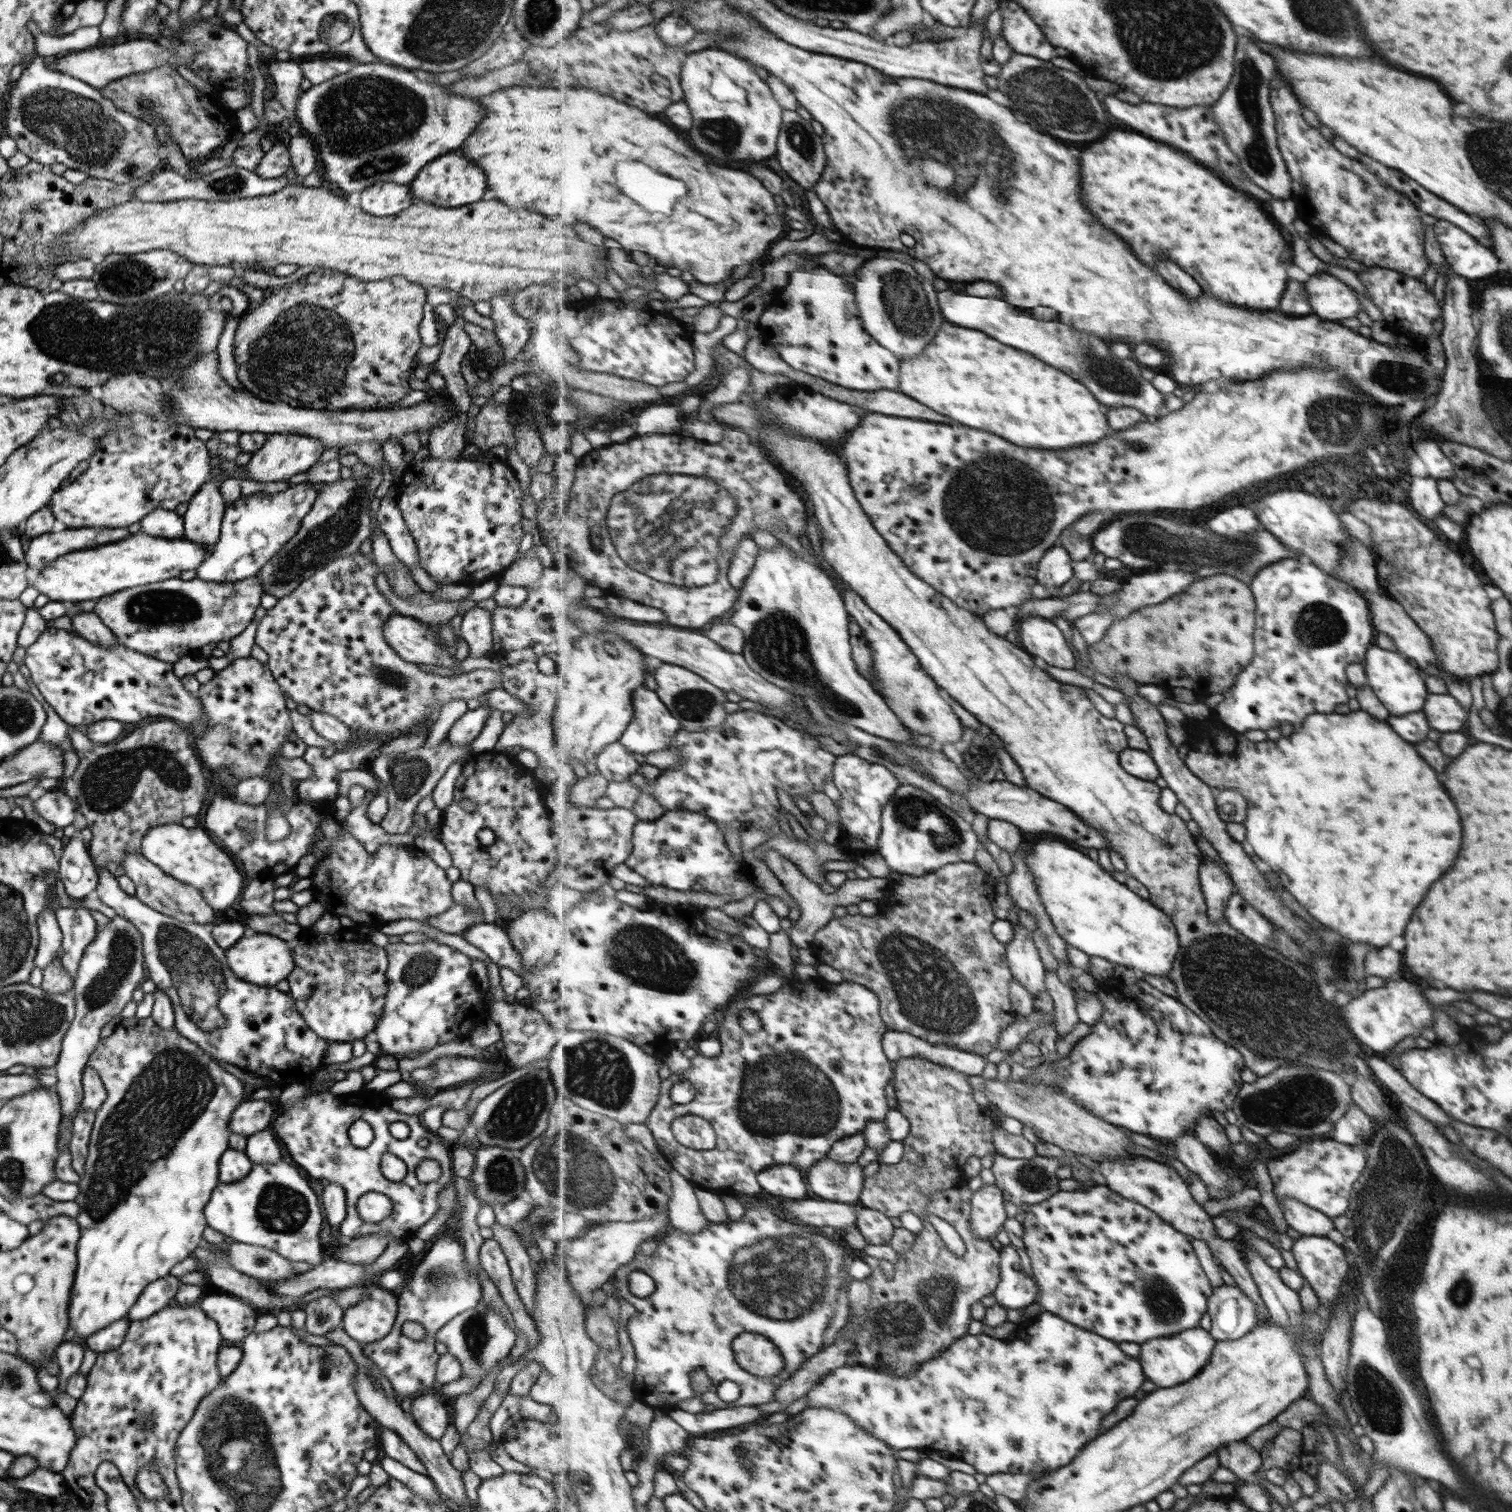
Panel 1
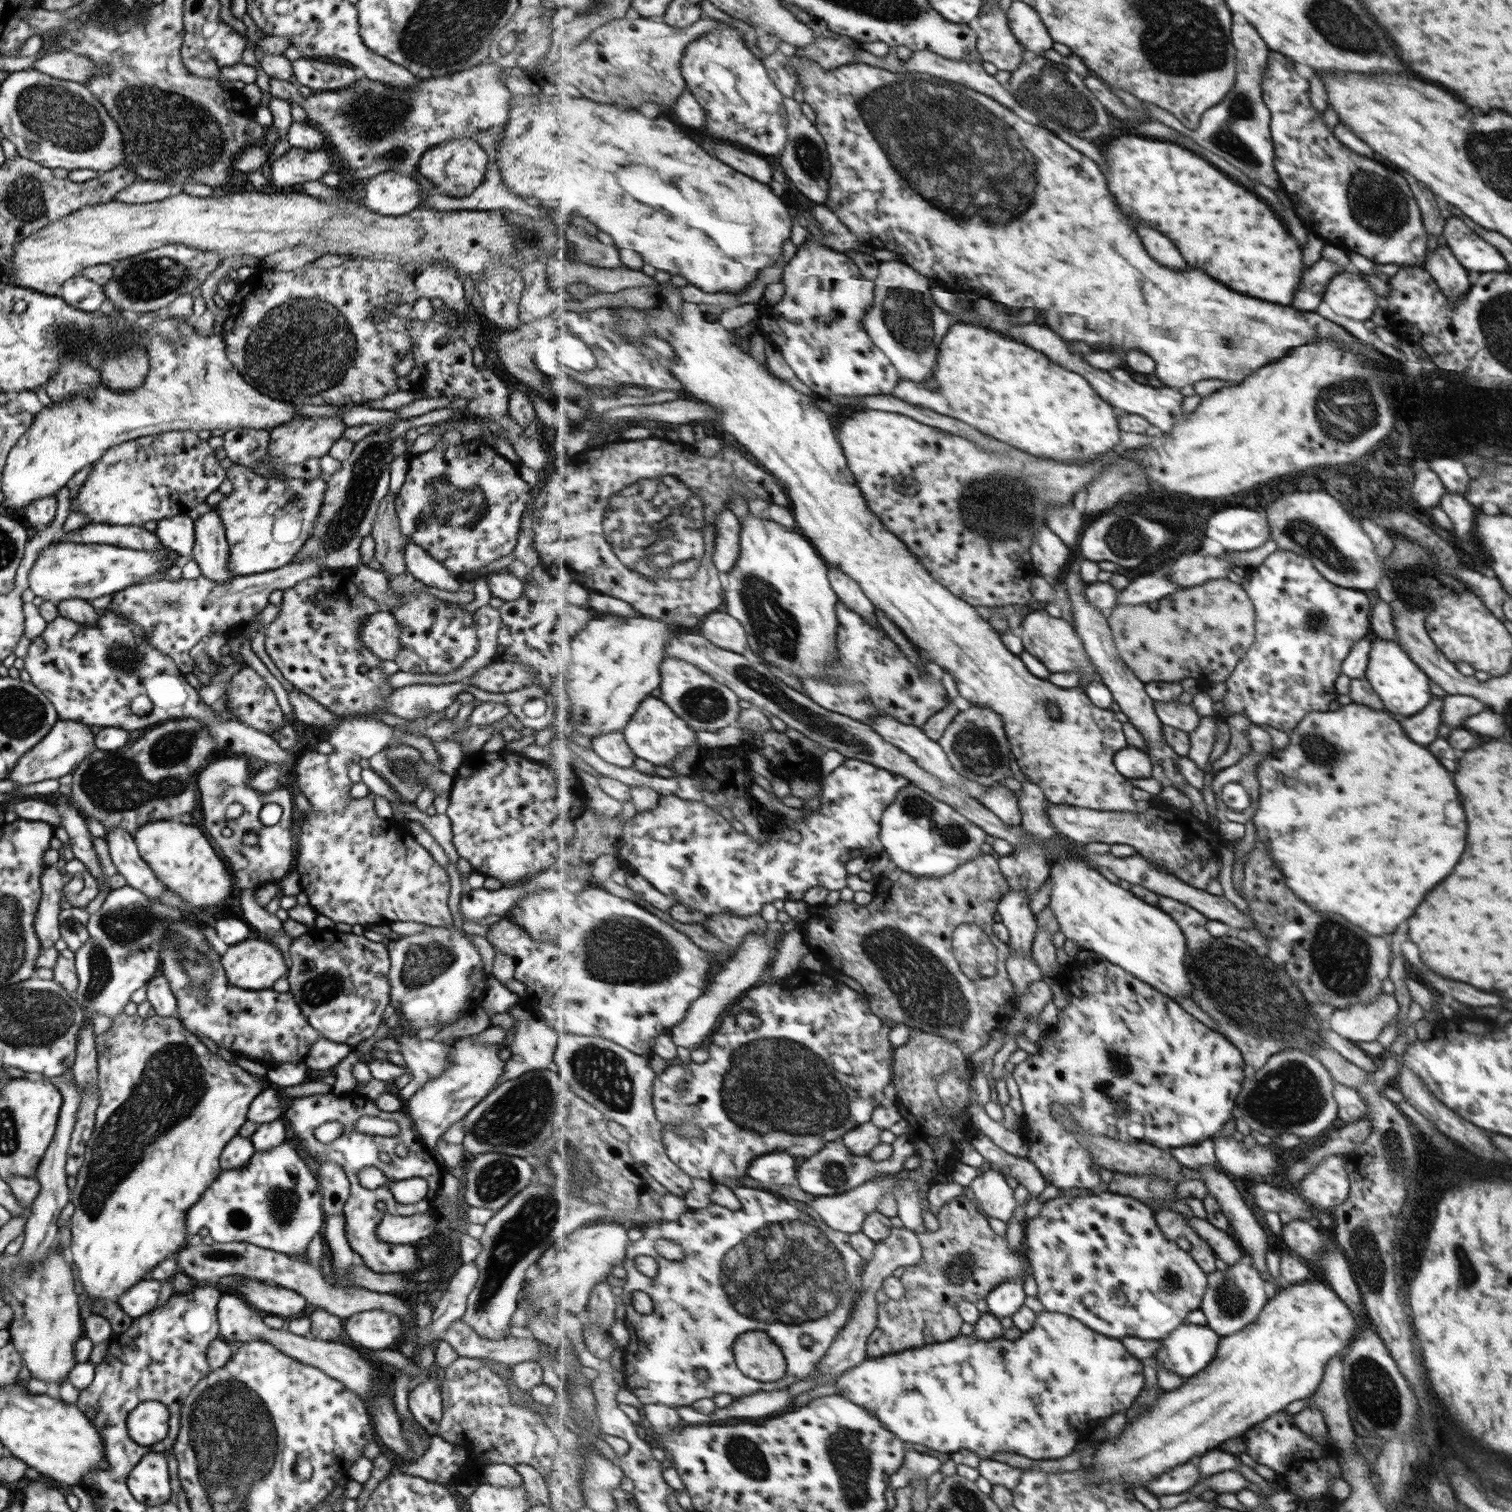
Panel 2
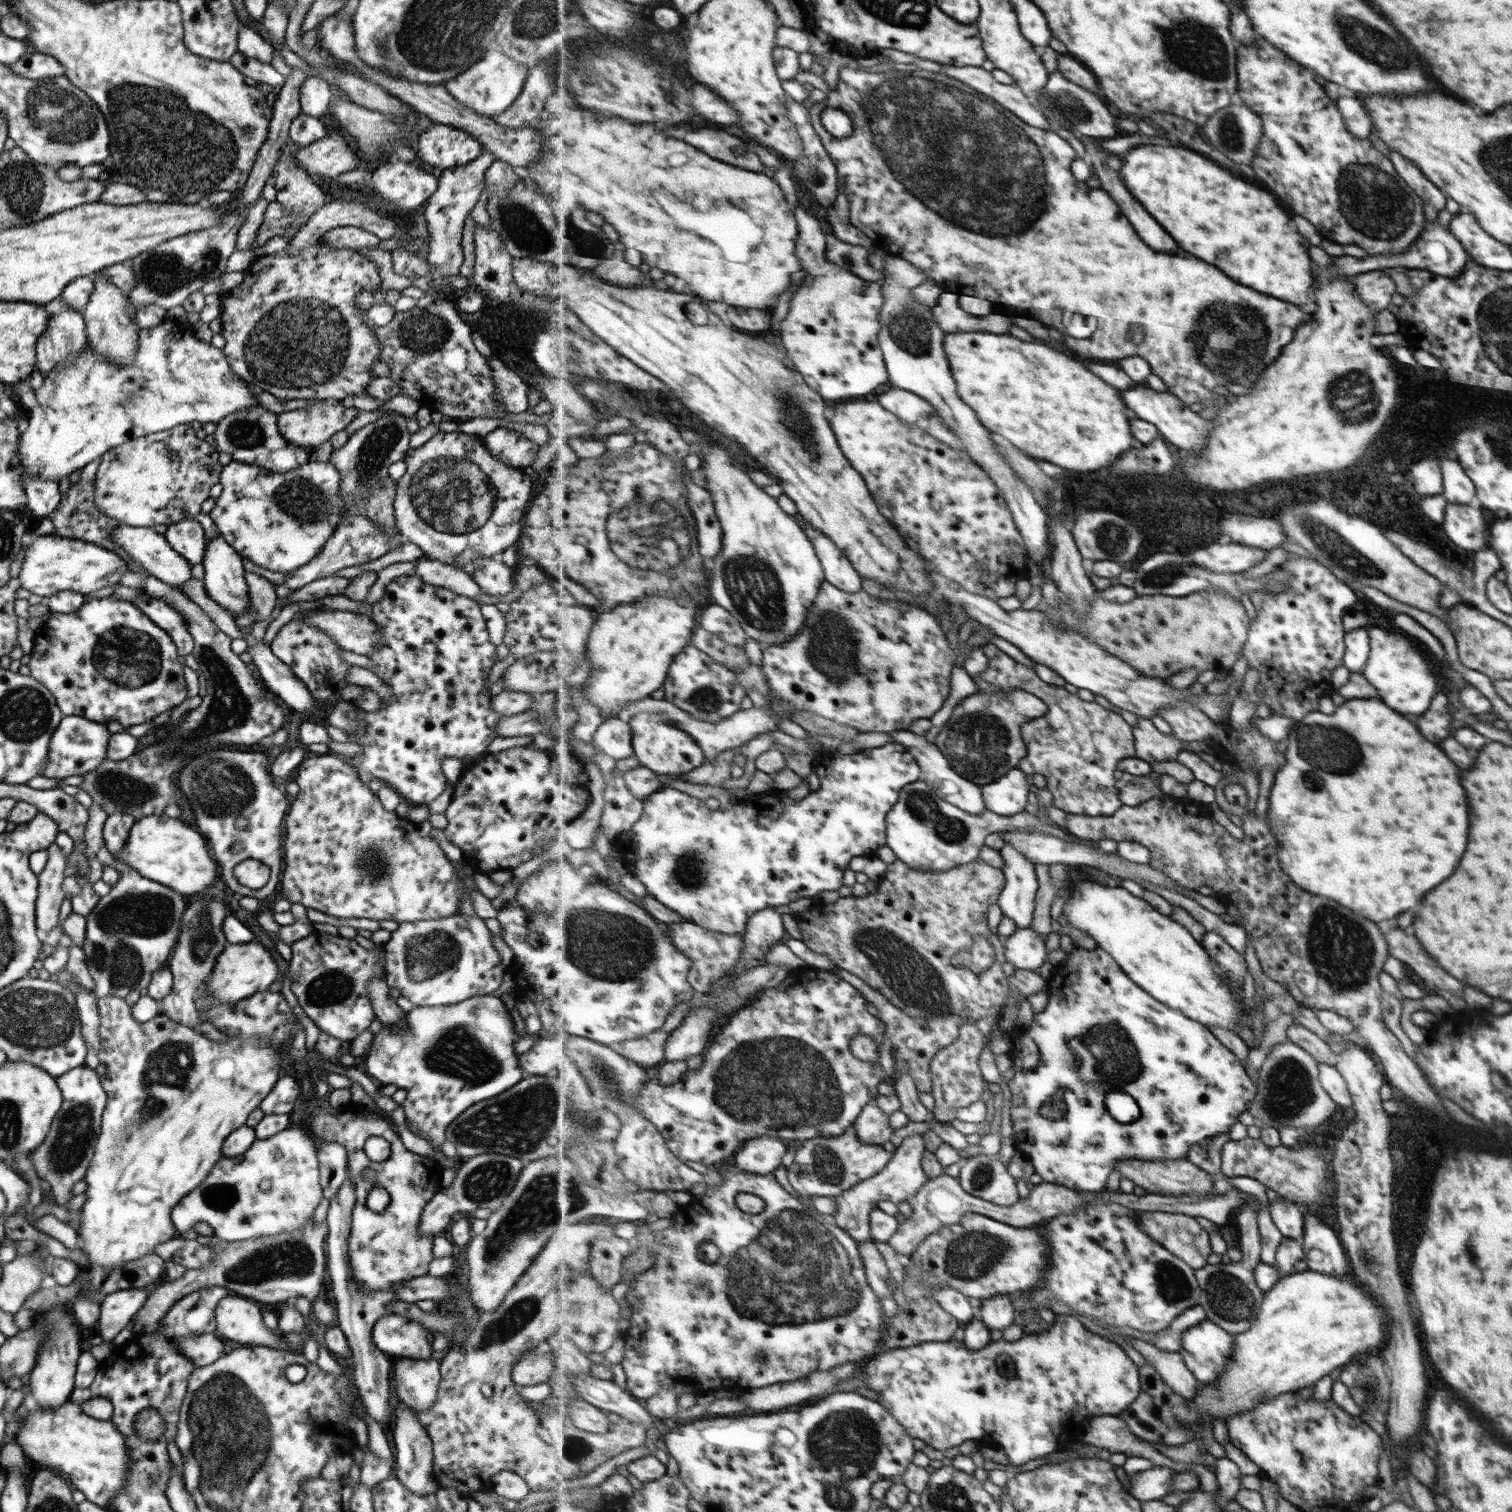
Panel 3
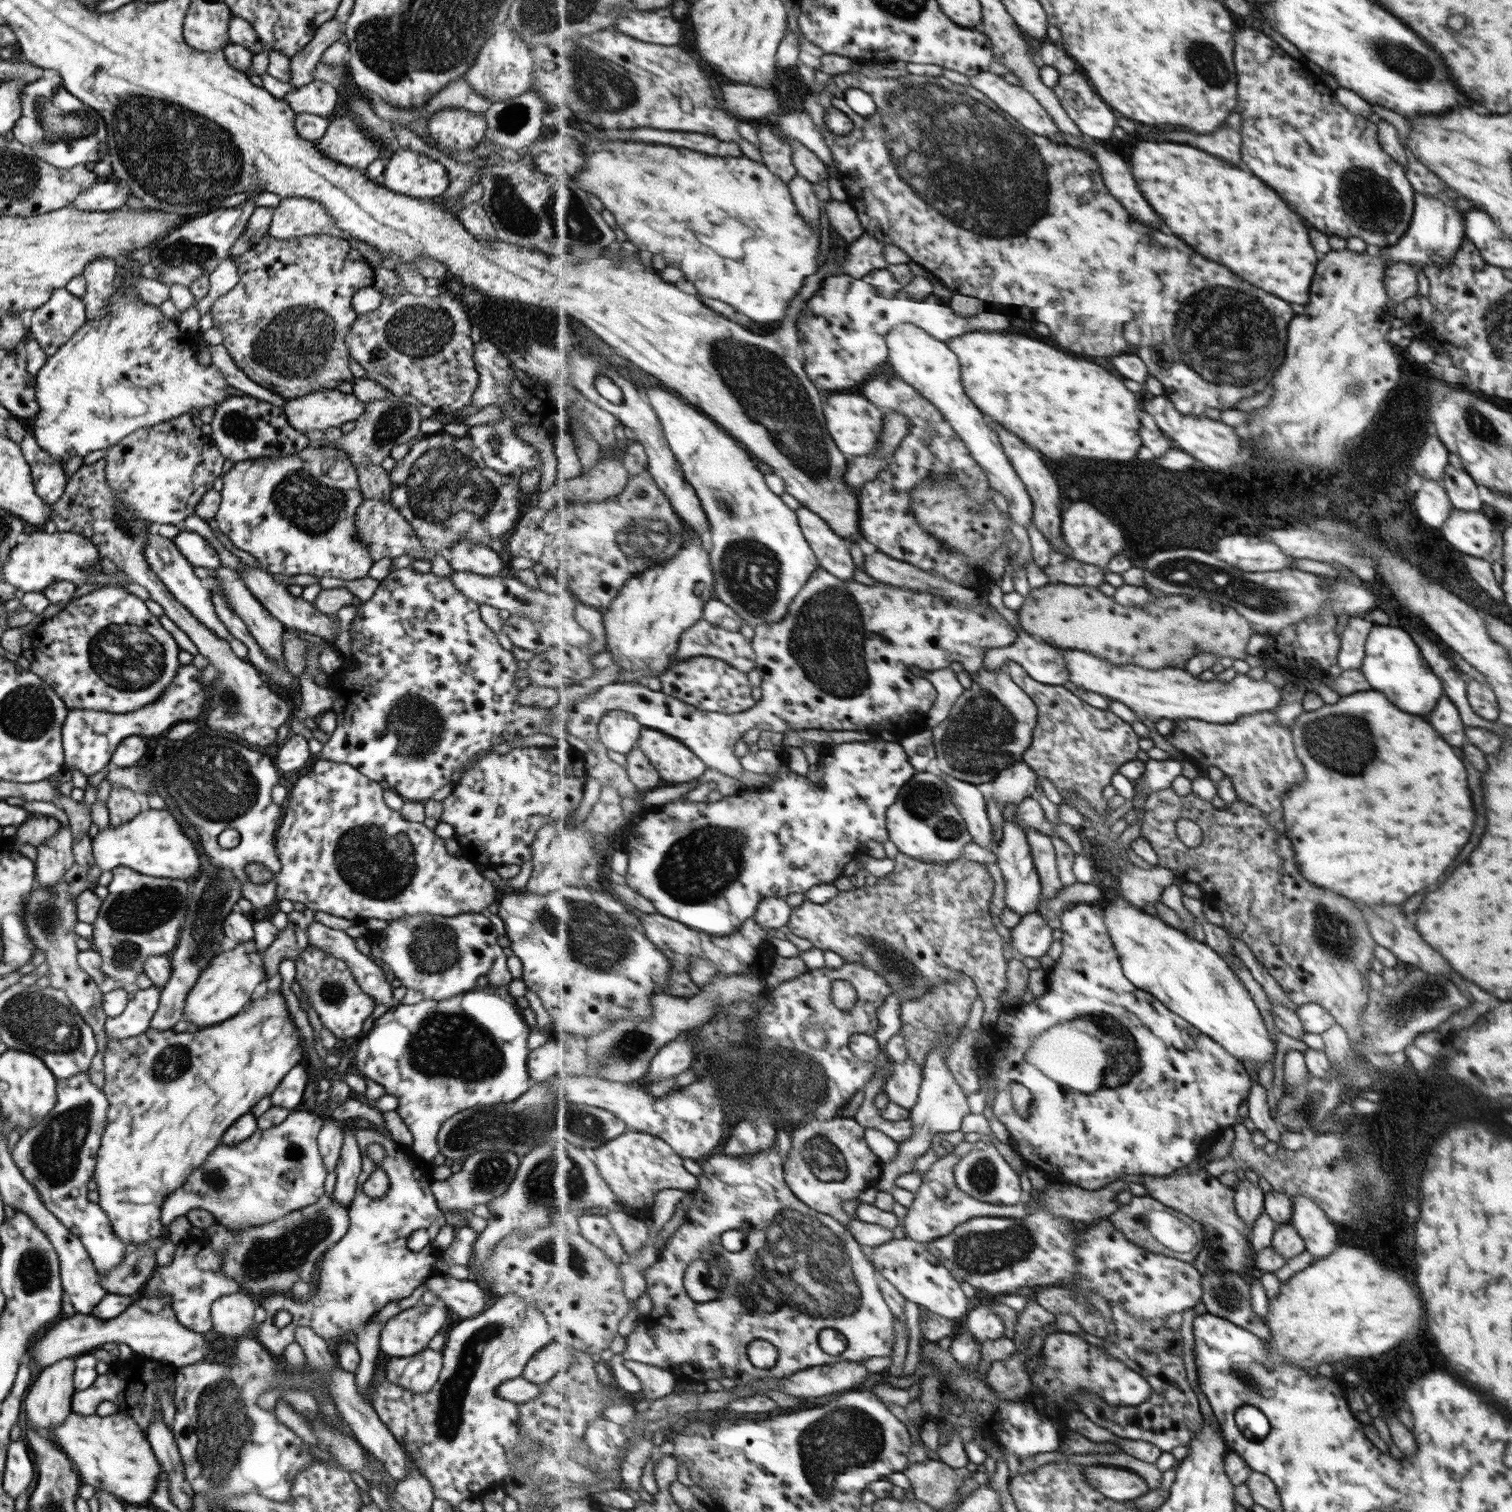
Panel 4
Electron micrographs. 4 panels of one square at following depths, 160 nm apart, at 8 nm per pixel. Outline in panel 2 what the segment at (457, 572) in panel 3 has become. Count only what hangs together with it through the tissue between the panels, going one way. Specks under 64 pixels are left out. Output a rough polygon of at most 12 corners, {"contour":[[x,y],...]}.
{"contour":[[405,542],[406,571],[425,586],[459,590],[460,576],[414,542]]}

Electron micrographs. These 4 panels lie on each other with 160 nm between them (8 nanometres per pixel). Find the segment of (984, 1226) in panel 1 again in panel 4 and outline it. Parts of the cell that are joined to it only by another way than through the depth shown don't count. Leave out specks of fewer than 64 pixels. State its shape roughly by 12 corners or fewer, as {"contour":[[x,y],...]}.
{"contour":[[990,1142],[961,1158],[965,1194],[996,1205],[1026,1197],[1019,1174]]}

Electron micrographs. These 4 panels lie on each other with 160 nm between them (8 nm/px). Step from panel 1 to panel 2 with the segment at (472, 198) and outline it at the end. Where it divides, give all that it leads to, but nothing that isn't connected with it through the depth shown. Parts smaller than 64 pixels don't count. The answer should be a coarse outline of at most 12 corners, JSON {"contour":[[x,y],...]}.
{"contour":[[472,138],[432,146],[419,174],[461,199],[483,181],[486,152]]}

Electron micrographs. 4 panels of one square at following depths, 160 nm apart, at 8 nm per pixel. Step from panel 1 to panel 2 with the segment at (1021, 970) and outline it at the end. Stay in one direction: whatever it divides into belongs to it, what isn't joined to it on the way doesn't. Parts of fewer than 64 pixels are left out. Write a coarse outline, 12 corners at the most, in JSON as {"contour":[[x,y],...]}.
{"contour":[[1011,889],[998,906],[1010,948],[1032,954],[1038,933],[1029,895]]}

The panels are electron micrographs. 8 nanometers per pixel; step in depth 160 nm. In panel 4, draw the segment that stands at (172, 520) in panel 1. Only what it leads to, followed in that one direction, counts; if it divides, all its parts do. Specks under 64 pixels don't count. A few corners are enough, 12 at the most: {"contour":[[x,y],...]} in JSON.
{"contour":[[180,530],[172,542],[192,567],[212,572],[215,550],[197,533]]}

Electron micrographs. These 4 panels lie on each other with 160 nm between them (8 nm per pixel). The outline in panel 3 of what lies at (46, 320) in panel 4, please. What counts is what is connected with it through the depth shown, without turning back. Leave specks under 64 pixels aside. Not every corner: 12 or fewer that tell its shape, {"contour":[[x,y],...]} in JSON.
{"contour":[[44,305],[36,369],[45,375],[86,346],[81,310]]}

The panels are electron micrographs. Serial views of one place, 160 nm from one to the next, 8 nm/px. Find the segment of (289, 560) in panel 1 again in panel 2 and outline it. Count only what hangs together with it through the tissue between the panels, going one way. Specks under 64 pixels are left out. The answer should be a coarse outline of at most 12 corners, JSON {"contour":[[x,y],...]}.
{"contour":[[370,430],[326,491],[290,562],[359,564],[388,493],[395,437]]}

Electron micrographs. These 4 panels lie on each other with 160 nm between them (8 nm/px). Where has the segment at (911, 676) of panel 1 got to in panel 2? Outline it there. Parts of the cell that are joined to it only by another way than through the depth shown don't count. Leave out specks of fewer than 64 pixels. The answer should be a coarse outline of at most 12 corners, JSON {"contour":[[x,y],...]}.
{"contour":[[829,565],[829,578],[840,602],[873,626],[876,606],[861,585]]}

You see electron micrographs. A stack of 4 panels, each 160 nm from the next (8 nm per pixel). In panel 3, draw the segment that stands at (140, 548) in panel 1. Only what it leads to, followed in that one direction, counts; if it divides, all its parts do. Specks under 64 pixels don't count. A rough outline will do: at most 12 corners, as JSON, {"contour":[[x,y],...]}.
{"contour":[[50,534],[24,553],[20,587],[85,597],[128,564],[96,544]]}

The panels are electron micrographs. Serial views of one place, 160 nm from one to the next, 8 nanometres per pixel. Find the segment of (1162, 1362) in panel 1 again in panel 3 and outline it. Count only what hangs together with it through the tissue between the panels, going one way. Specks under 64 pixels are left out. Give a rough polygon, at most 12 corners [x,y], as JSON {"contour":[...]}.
{"contour":[[1209,1319],[1184,1332],[1179,1352],[1212,1387],[1232,1355],[1232,1333]]}

